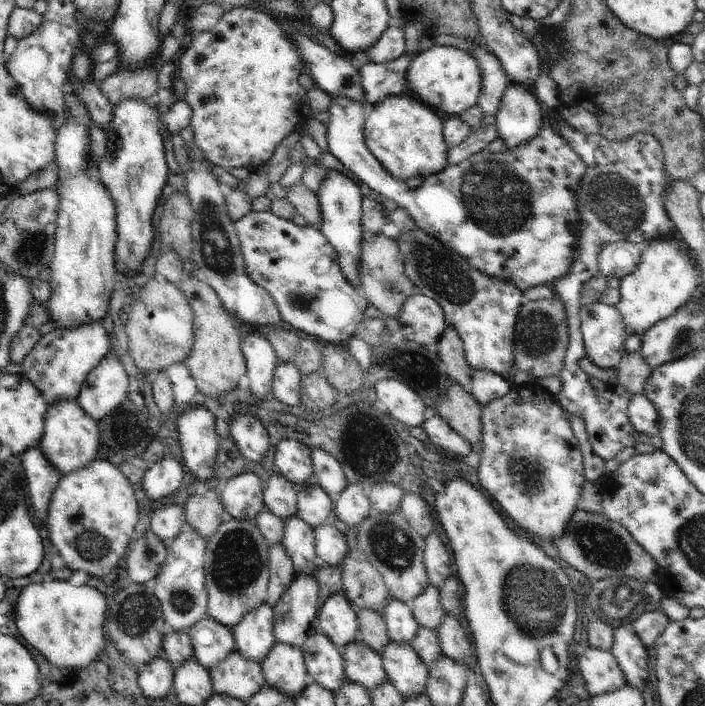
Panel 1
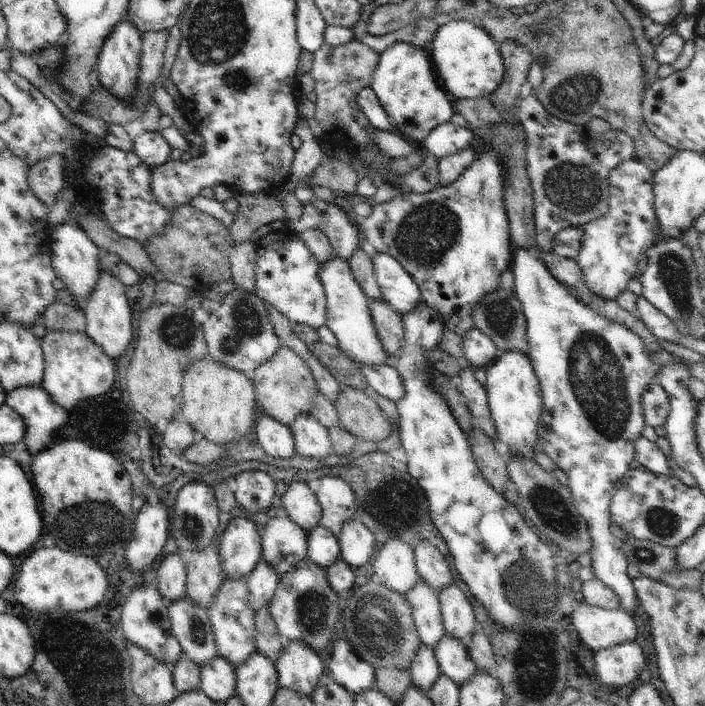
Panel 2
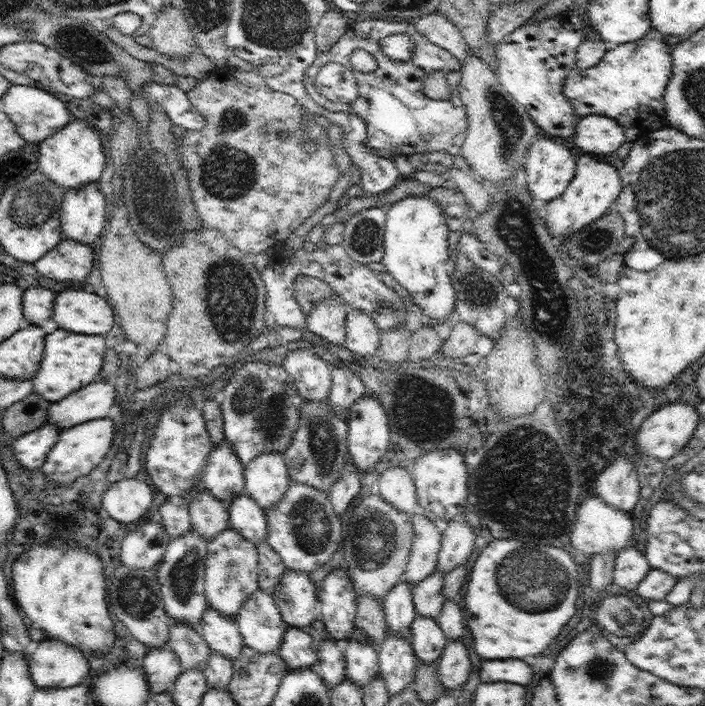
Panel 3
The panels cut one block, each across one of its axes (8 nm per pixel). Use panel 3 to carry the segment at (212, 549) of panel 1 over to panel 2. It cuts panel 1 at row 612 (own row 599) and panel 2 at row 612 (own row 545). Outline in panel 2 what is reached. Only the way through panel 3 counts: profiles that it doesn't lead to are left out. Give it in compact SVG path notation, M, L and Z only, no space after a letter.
M223 572L222 586L214 598L214 602L208 606L208 614L214 638L217 646L217 654L224 656L230 664L236 668L240 664L244 664L252 656L252 652L256 651L256 628L255 614L250 604L250 590L248 590L248 580L252 574L248 572L246 576L238 578L238 580L230 580Z

